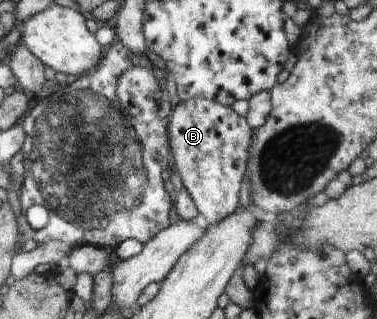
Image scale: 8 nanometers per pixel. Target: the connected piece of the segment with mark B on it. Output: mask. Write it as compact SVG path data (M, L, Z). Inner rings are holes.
M206 97L180 101L170 115L169 135L174 157L173 170L180 174L183 188L189 192L198 212L210 225L219 223L238 208L240 182L246 172L246 162L249 162L248 148L252 148L253 144L253 132L250 132L248 123L244 118L240 118L232 107L217 100L206 100Z

